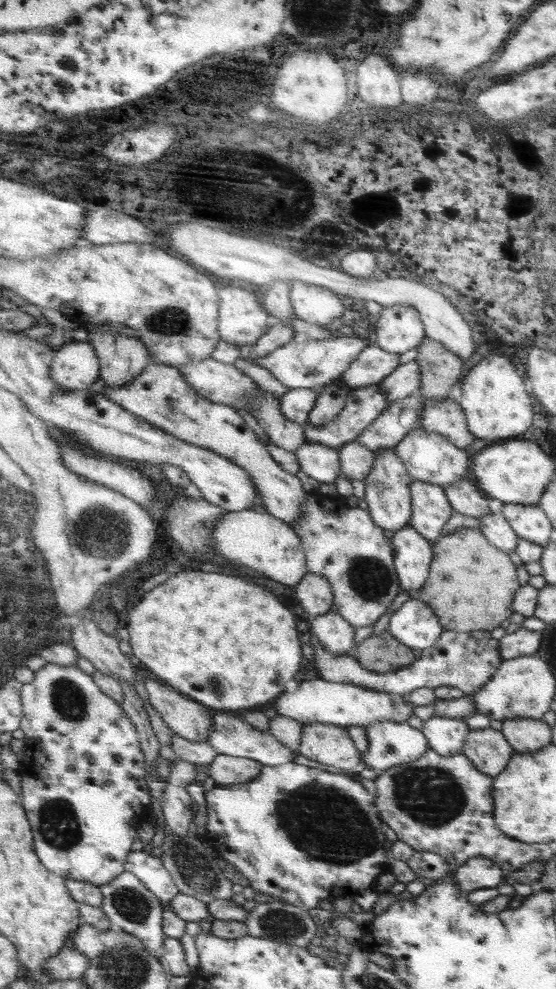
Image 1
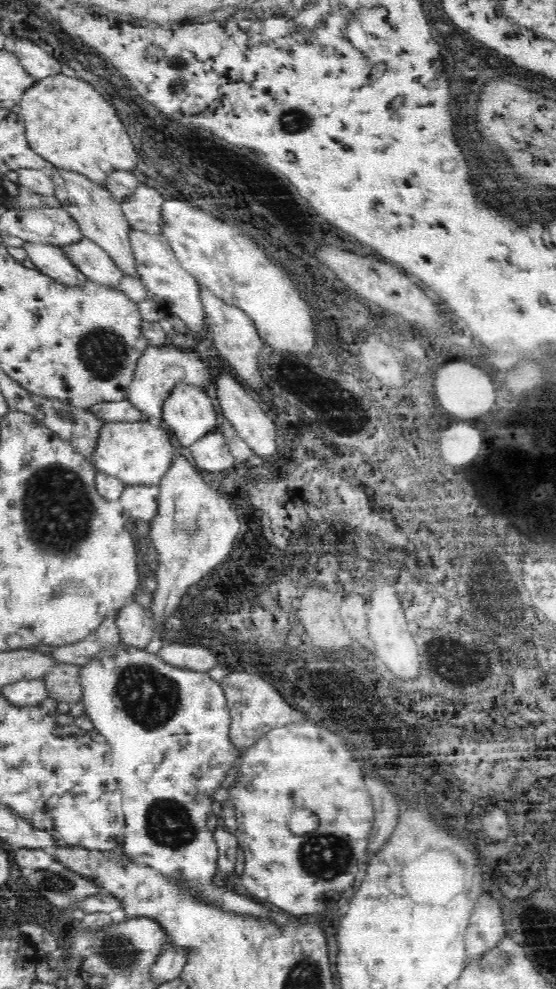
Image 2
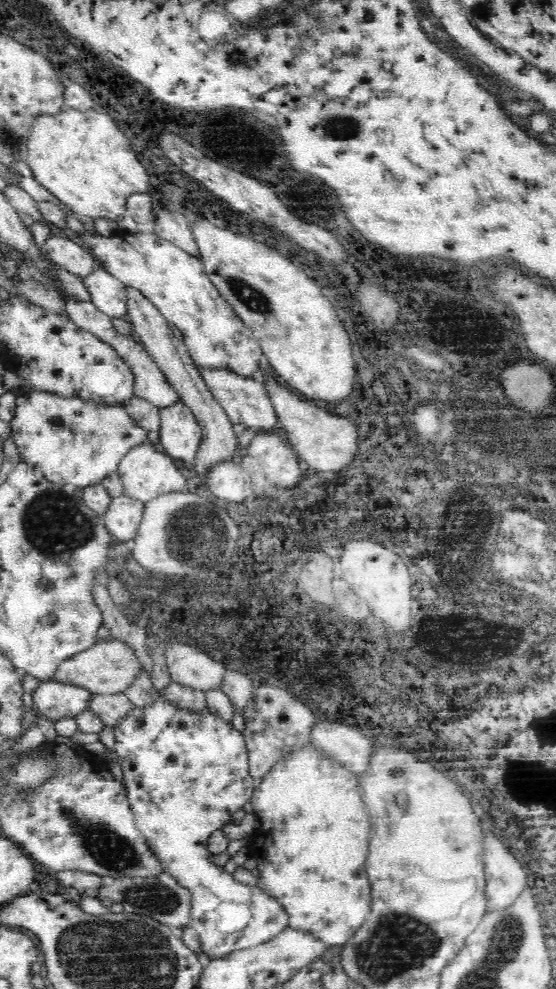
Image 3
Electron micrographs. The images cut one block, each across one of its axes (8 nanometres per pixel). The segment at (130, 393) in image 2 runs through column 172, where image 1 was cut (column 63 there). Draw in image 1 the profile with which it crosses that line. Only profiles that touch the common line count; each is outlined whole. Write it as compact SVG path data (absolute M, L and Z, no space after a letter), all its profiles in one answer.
M75 340L71 344L63 344L57 350L51 374L63 390L89 390L91 384L101 380L101 358L97 356L97 348L89 342Z

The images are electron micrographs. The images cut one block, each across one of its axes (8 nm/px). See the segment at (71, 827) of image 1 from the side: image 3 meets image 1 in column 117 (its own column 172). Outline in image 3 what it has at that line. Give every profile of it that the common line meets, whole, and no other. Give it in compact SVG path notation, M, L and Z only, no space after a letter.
M162 696L148 706L132 706L132 712L122 716L122 720L114 726L114 732L134 824L138 832L142 832L152 856L156 856L162 864L162 872L172 876L176 884L192 894L192 926L198 932L196 944L202 952L200 962L206 966L210 960L254 948L286 930L288 914L282 904L258 886L254 888L236 882L234 874L228 874L224 868L212 864L212 854L208 852L208 838L212 832L222 830L232 822L232 814L244 808L246 802L252 802L256 784L250 774L246 738L218 714L212 714L208 706L200 712L184 710Z

